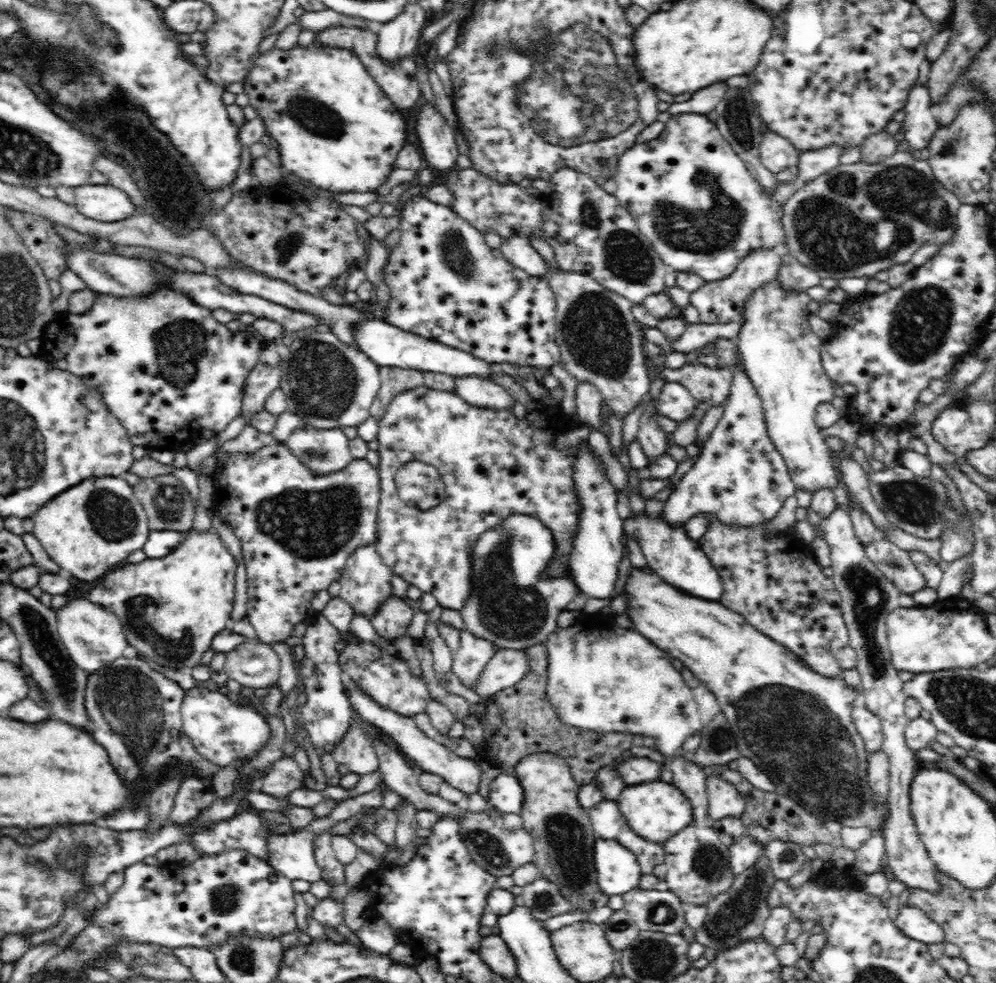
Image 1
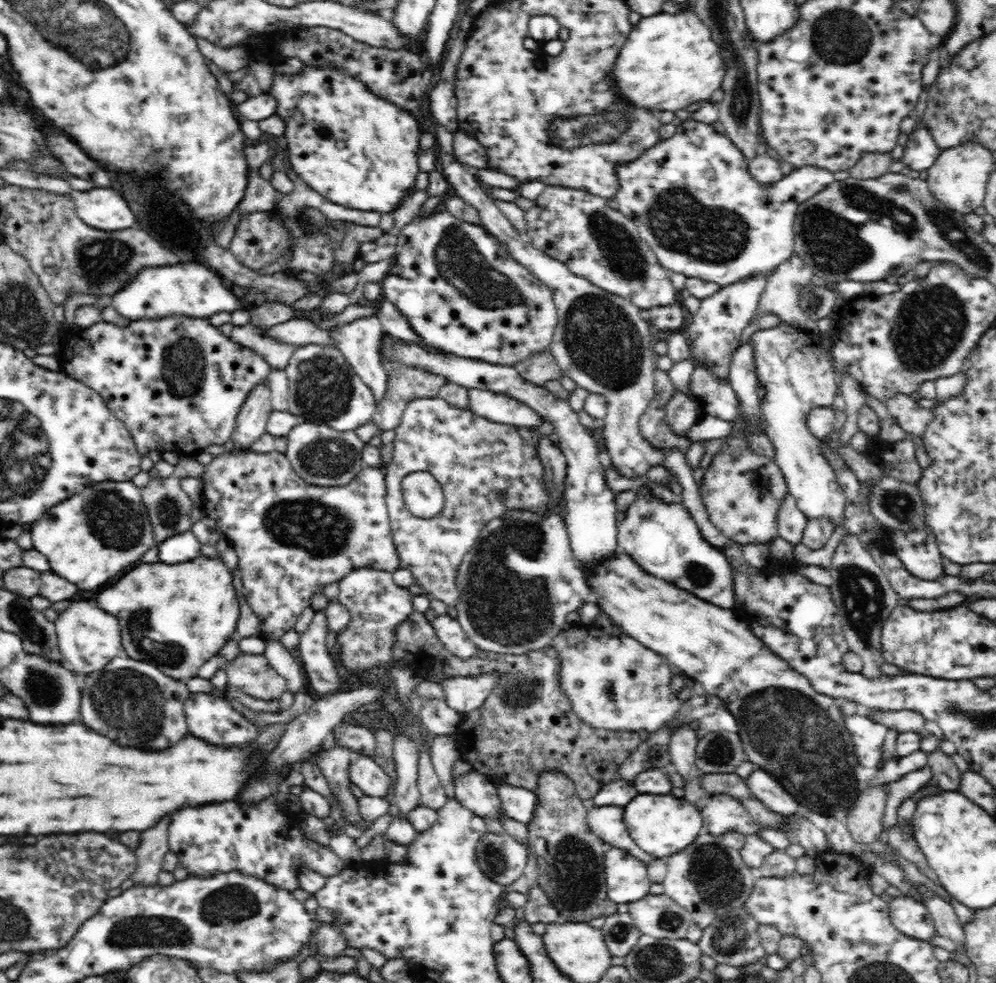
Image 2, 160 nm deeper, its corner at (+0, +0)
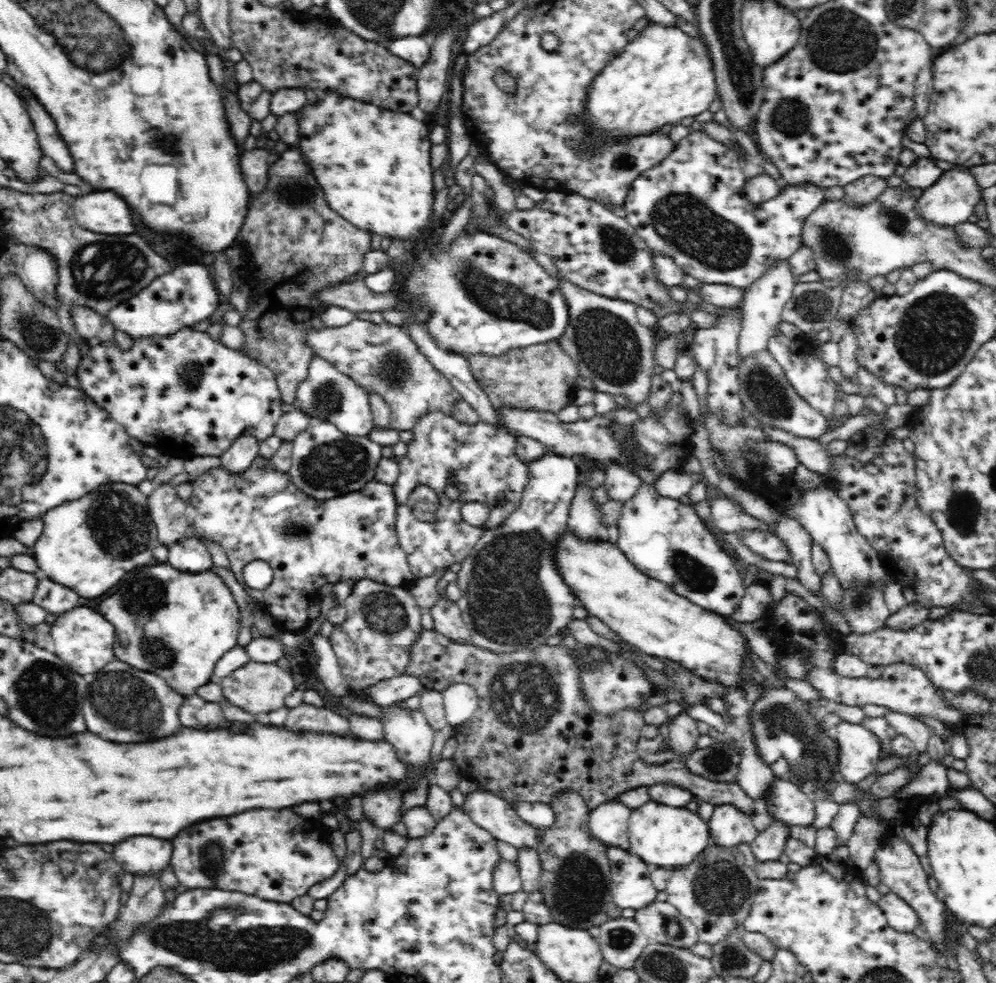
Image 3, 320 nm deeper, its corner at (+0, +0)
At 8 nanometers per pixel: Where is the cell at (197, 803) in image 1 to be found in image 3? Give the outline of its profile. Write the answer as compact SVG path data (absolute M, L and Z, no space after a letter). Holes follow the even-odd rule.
M250 810L250 812L242 812L230 818L214 818L208 822L200 822L190 826L188 830L180 832L174 840L172 840L173 853L171 858L171 866L179 883L187 889L224 889L225 891L242 891L248 895L258 895L261 899L270 899L270 901L280 901L284 903L291 903L296 898L300 898L309 894L311 886L324 882L332 878L339 869L342 862L336 856L336 850L332 849L328 838L324 834L320 834L320 823L318 820L312 818L304 818L304 814L296 814L296 810Z

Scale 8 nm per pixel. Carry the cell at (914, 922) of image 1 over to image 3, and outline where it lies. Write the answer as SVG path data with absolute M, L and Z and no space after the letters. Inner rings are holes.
M887 893L882 895L876 904L883 911L888 925L898 932L910 933L918 928L918 915L904 899L897 894Z

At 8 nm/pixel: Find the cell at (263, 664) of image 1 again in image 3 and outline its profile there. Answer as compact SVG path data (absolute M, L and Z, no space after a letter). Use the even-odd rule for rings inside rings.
M250 661L248 664L237 668L228 676L214 679L220 685L223 703L228 700L234 706L238 706L253 716L267 719L272 713L285 708L284 698L293 690L296 690L291 673L284 670L278 663L264 664Z

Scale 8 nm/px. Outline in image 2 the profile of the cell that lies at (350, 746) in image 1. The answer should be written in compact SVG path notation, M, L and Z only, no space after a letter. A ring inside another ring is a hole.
M360 755L357 761L351 764L349 773L352 784L358 786L362 794L374 798L387 798L388 788L393 780L382 771L372 757Z

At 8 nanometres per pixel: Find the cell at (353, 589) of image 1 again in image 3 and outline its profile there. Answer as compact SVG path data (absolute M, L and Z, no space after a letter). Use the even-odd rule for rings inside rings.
M369 578L357 579L344 606L347 618L333 626L328 638L349 692L363 696L368 687L407 672L412 645L422 630L424 610L408 587L388 586Z

